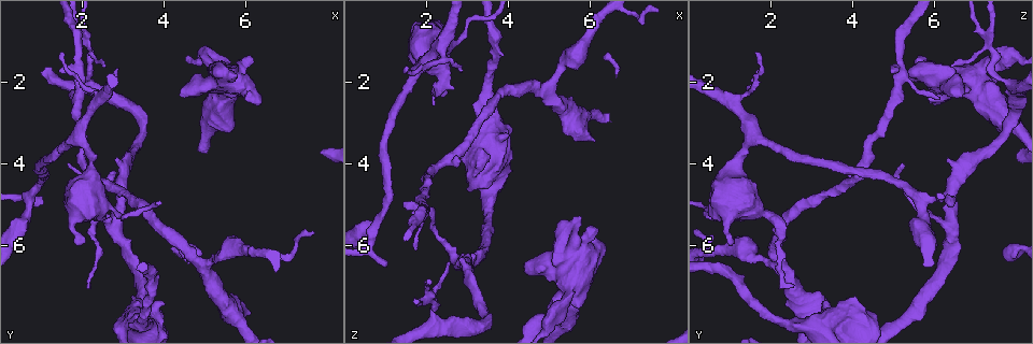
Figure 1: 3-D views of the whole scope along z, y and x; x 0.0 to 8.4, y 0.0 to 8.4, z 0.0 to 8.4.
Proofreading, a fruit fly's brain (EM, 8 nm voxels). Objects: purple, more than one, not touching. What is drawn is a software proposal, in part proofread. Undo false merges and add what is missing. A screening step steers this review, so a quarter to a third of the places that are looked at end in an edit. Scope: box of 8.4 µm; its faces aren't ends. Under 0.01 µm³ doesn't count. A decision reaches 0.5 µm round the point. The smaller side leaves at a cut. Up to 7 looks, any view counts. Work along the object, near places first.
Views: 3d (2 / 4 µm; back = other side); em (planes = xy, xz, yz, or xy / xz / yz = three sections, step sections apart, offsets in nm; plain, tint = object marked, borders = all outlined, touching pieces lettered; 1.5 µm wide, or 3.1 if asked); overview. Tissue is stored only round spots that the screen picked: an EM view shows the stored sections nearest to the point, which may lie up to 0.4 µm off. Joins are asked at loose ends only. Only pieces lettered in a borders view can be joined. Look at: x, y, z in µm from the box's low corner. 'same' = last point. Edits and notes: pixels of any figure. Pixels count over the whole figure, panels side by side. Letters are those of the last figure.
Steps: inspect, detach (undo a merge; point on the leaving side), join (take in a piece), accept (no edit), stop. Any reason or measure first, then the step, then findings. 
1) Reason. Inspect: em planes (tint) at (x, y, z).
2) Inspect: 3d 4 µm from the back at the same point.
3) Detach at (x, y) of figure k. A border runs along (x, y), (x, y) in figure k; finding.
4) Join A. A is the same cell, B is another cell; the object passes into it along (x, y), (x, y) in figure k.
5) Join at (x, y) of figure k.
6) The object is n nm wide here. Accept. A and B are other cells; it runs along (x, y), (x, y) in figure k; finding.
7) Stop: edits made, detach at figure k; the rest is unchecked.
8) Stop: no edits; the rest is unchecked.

Inspect: 3d 2 µm from the back at (6.20, 1.40, 5.60).

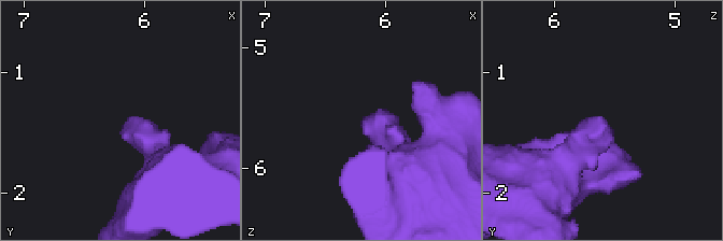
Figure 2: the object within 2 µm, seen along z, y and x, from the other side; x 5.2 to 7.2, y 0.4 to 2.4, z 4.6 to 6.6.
Shape alone is not enough. Inspect: em yz step 8 (tint) at (6.18, 1.42, 5.58).

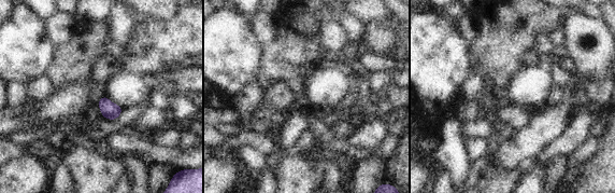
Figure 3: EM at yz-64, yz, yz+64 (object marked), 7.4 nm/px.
Another direction. Inspect: em planes (borders) at the same point.

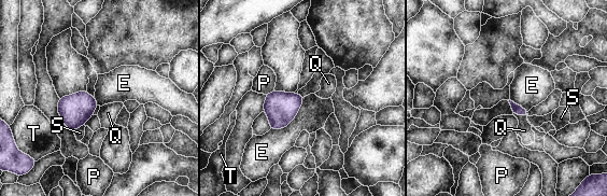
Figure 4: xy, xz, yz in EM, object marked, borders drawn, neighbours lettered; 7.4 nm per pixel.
Accept. E, P, Q, S and T are other cells; a border runs along (304, 97), (284, 127), (270, 129) in figure 4; no lettered piece goes on from it.

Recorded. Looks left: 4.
Abrupt turn. Inspect: em xz step 4 (tint) at (0.70, 4.90, 5.65).

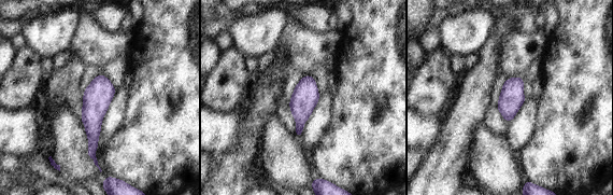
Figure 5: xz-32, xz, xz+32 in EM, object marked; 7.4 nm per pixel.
Inspect: em planes (borders) at the same point.

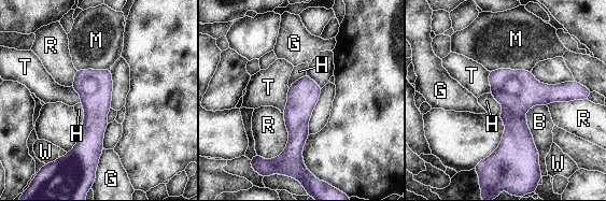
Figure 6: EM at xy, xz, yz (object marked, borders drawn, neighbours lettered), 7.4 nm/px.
The object is 240 nm wide here. Accept. B, G, H, M, R, T and W are other cells; it runs along (572, 88), (535, 94), (490, 159) in figure 6; one neuron here.

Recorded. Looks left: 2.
Free end. Inspect: 3d 2 µm at (1.45, 1.75, 4.85).

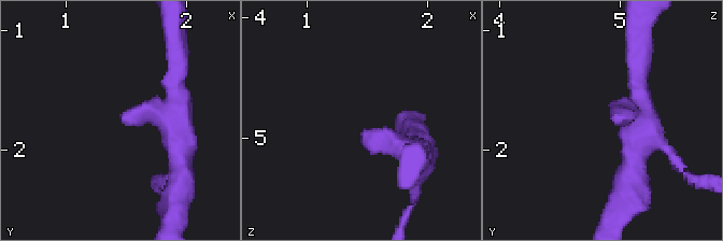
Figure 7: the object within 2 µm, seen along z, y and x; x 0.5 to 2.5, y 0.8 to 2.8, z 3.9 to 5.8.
Need the tissue. Inspect: em planes (borders) at (1.46, 1.74, 4.90).

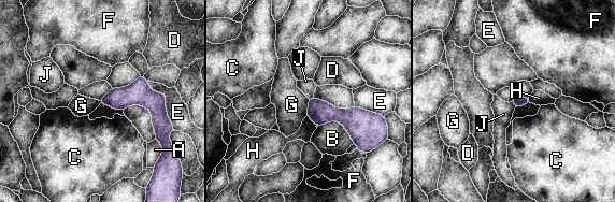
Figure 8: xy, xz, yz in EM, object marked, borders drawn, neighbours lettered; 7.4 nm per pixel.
The longest contact is with E, 380 nm. Accept. A, B, C, D, E, F, G, H and J are other cells; none of them fits.

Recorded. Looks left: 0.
Stop: no edits; the rest is unchecked.

